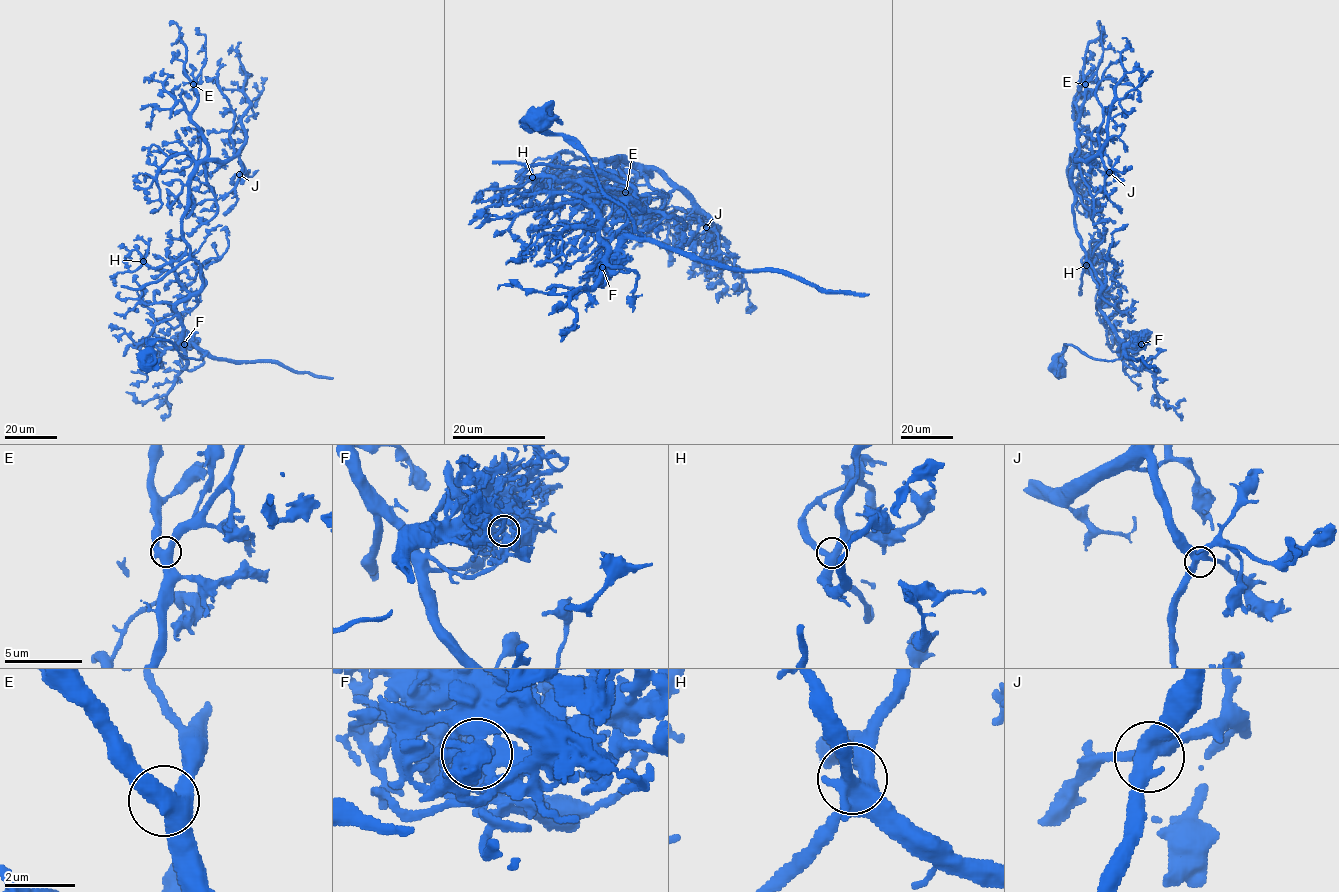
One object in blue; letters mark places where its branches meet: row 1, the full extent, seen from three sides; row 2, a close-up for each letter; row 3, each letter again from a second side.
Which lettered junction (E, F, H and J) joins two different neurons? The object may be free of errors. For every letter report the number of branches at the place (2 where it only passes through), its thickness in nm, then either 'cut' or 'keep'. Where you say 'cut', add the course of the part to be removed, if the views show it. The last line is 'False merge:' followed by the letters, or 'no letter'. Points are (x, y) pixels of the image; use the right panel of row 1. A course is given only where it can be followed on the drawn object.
E: 3 branches meet; 480 nm thick; keep
F: 6 branches meet; 360 nm thick; cut; foreign part runs (1140, 344), (1130, 343), (1124, 348), (1124, 352), (1133, 359), (1142, 357), (1156, 370)
H: 5 branches meet; 460 nm thick; keep
J: 4 branches meet; 480 nm thick; keep
False merge: F

